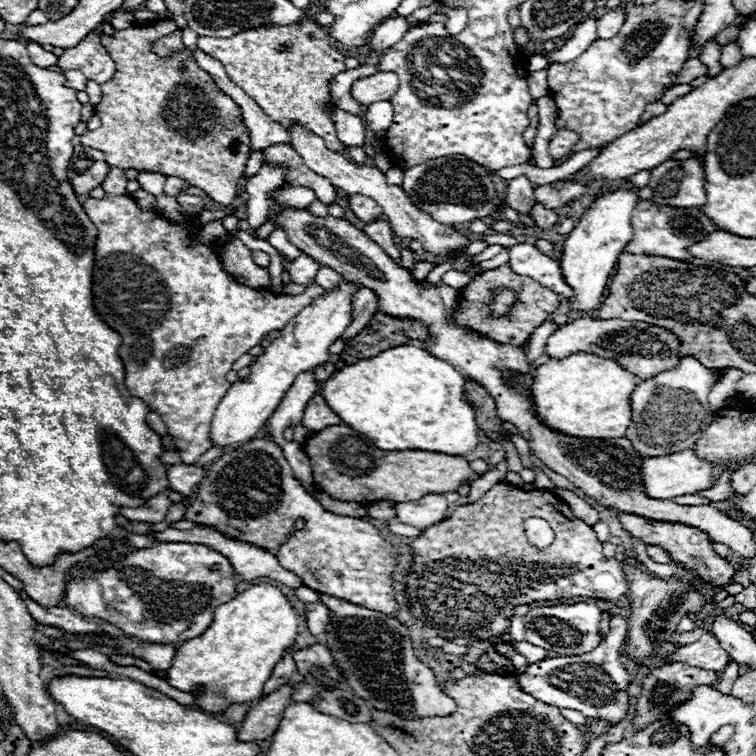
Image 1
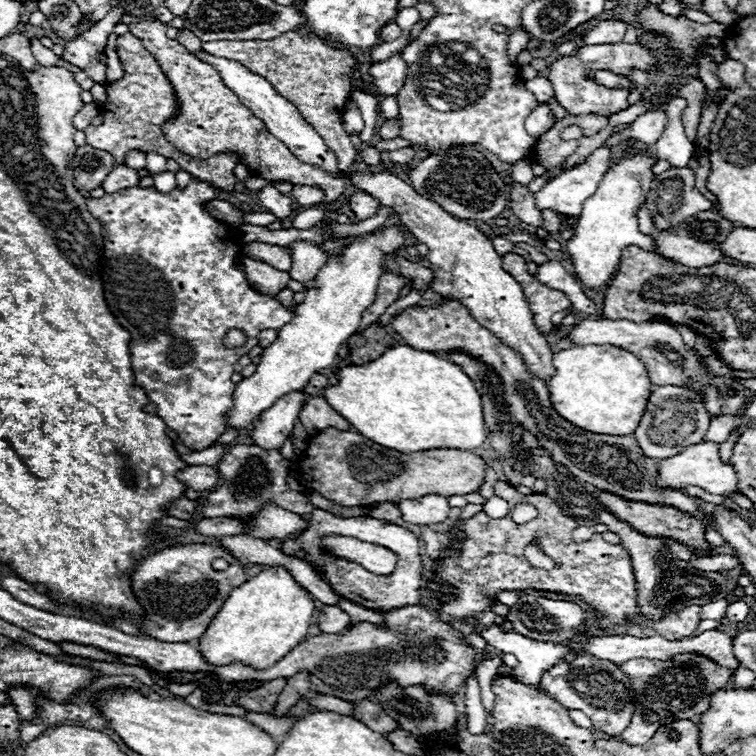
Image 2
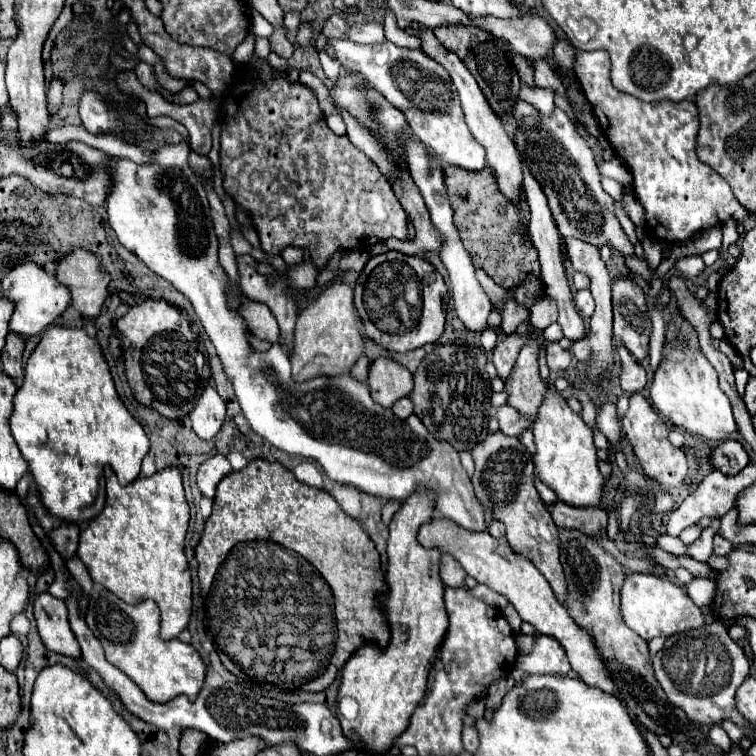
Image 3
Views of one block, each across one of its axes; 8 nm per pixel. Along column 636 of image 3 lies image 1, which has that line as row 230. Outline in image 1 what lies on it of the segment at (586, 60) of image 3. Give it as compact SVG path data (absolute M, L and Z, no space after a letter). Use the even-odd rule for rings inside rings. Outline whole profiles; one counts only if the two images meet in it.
M106 194L102 200L86 198L82 206L94 226L98 226L96 262L92 272L94 304L98 316L108 326L112 326L112 330L122 334L120 358L126 366L124 386L132 396L142 398L152 410L160 414L168 434L176 442L178 456L184 460L184 464L194 464L212 446L210 422L214 418L216 406L230 388L226 374L232 370L232 364L242 354L248 354L250 348L258 346L268 332L282 330L302 308L312 302L312 298L322 294L322 286L312 282L306 292L298 296L272 296L268 290L248 288L236 282L234 276L224 270L222 258L214 244L198 244L194 240L202 226L198 218L172 224L156 210L142 210L130 194ZM120 254L130 254L134 260L142 262L120 262Z

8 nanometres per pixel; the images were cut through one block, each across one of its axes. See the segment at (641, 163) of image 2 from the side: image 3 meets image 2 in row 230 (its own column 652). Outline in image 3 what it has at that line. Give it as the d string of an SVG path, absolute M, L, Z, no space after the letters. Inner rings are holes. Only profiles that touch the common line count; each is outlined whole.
M632 572L626 576L620 590L620 612L624 622L644 640L652 640L656 636L670 636L674 632L700 628L700 624L704 624L700 608L688 598L684 588L676 586L668 578L644 572Z

